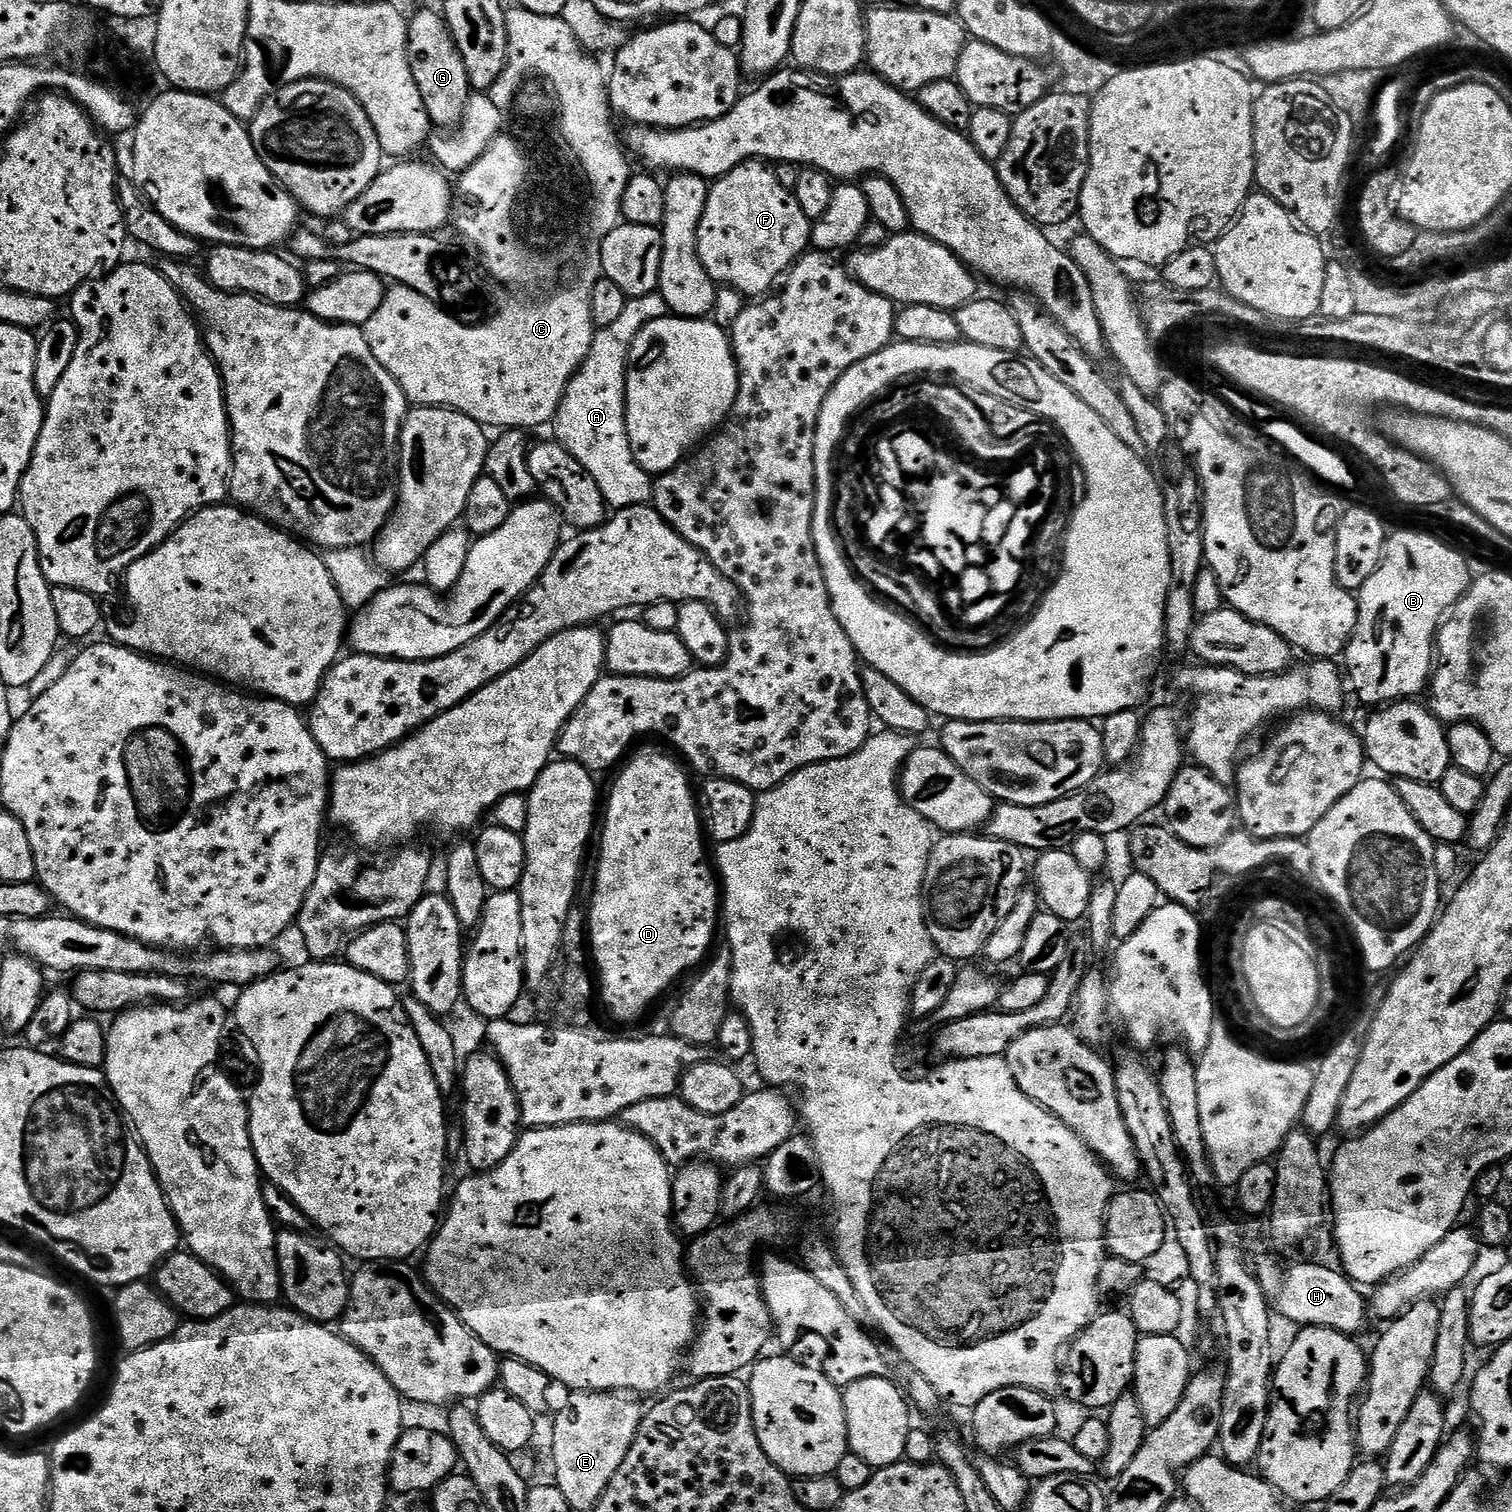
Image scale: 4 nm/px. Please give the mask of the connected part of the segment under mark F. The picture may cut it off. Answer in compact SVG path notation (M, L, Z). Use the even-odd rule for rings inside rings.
M764 162L739 164L719 177L709 187L705 213L697 228L697 254L710 278L748 296L744 298L771 293L772 283L809 251L812 238L813 221L802 214L791 187L767 167L771 168Z

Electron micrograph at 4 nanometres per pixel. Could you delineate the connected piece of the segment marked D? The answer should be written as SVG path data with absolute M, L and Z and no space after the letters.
M640 756L636 761L633 762L633 764L627 764L628 763L625 763L623 765L623 768L625 767L624 773L622 773L621 776L617 778L616 785L613 786L612 793L610 793L608 796L608 813L606 813L605 816L603 813L602 816L602 824L604 820L604 833L602 833L600 836L600 861L598 861L596 864L596 889L594 889L592 892L592 905L590 905L588 908L588 936L590 939L592 939L592 944L590 943L590 956L594 961L595 975L598 977L598 1000L602 1005L602 1008L604 1004L605 1010L608 1011L614 1019L621 1020L621 1022L624 1024L630 1023L631 1020L638 1019L639 1016L642 1015L643 1012L646 1011L647 1008L650 1007L651 1004L654 1003L655 1000L658 999L659 996L662 995L663 992L666 991L667 988L670 987L671 984L679 978L680 975L683 974L683 972L690 971L691 968L695 966L695 964L700 966L705 963L706 957L709 955L710 949L713 947L712 935L714 935L716 932L716 920L718 924L718 880L714 875L713 865L709 863L709 861L709 865L706 861L704 861L705 837L702 835L702 817L698 811L698 800L694 795L694 788L692 792L691 786L688 785L687 774L684 773L683 770L680 769L679 766L676 765L675 762L672 761L668 756Z

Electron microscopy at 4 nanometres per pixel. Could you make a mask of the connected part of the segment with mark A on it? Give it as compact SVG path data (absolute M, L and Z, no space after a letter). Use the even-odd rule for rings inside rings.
M659 291L629 299L626 310L622 310L622 318L597 331L592 339L590 354L586 354L582 366L569 382L566 394L556 411L555 439L590 471L602 490L604 500L609 507L616 510L629 508L631 505L648 504L652 498L653 479L638 466L630 446L624 391L628 377L630 346L638 330L669 315L669 312Z

